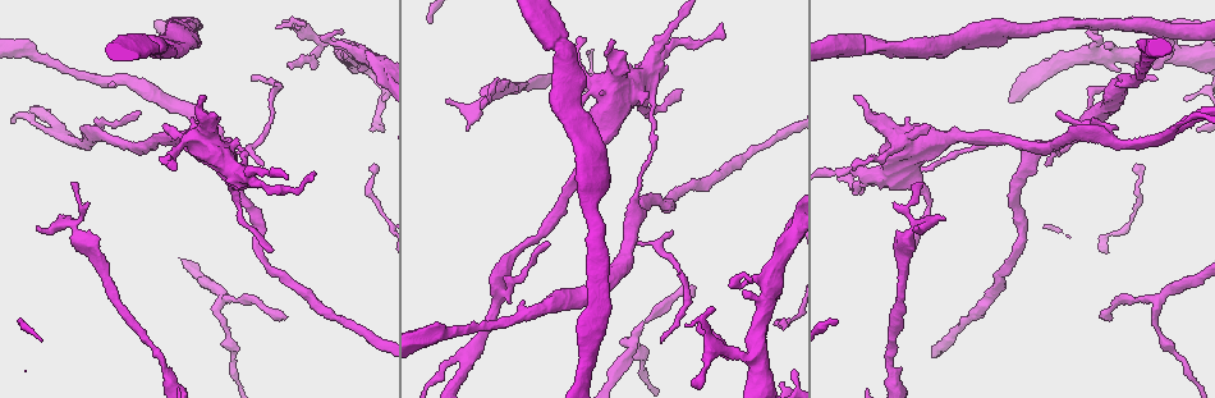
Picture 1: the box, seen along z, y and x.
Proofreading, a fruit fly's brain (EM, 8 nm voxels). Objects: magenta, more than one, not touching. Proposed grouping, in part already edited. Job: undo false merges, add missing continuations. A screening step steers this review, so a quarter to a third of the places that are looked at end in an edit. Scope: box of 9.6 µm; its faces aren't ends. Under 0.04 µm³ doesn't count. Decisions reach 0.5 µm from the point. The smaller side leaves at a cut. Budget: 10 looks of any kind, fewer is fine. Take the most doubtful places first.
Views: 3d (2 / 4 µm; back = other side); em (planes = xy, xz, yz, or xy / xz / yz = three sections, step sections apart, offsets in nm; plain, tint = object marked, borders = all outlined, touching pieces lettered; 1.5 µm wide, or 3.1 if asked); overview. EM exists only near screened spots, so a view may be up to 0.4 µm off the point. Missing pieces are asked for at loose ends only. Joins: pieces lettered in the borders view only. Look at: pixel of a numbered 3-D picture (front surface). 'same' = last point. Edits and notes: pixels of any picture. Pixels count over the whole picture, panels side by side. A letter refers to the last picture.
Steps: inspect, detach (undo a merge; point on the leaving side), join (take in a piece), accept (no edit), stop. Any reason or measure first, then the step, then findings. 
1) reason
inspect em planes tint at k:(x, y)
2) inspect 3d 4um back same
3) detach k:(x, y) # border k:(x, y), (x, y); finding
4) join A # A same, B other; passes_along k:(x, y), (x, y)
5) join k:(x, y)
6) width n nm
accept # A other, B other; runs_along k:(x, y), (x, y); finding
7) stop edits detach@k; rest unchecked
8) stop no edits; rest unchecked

inspect em planes tint at 1:(695, 287)

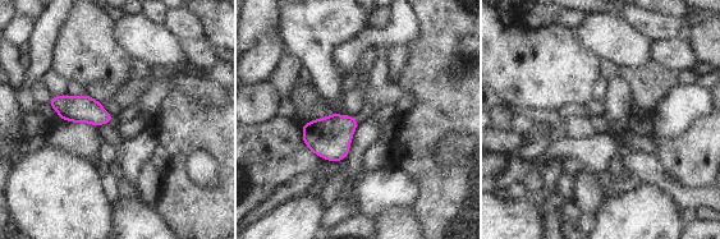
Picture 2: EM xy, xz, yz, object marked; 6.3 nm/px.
inspect em planes borders same

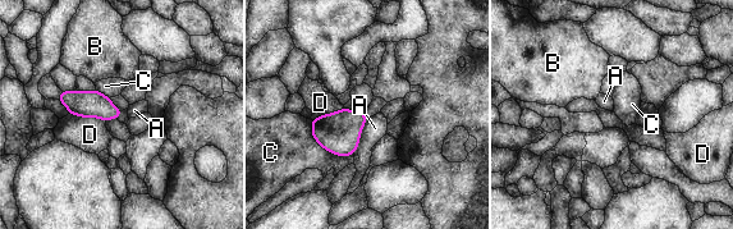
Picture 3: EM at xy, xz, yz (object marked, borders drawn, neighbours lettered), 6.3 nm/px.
width 170 nm
accept # A other, B other, C other, D other; border 3:(367, 119), (358, 147), (353, 154); no lettered piece goes on from it

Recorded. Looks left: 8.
branch stops here
inspect em planes plain at 1:(1047, 165)

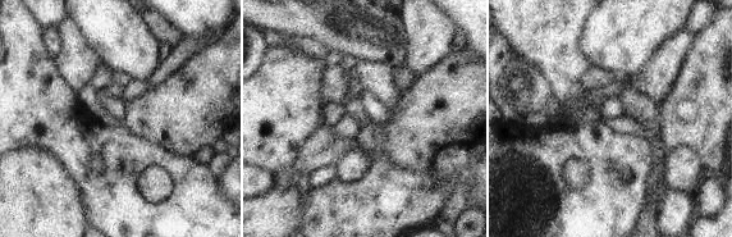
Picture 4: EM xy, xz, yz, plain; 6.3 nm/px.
inspect em planes borders same

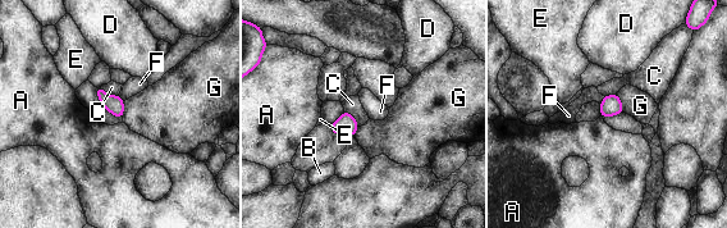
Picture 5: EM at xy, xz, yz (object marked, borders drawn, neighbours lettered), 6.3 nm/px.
accept # A other, B other, C other, D other, E other, F other, G other; border 5:(617, 92), (623, 112); none of them fits

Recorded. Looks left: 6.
free end
inspect em xy step 8 borders at 1:(697, 326)

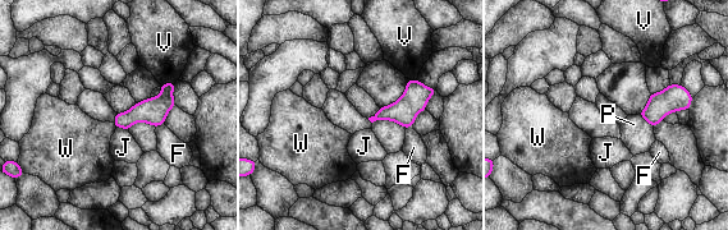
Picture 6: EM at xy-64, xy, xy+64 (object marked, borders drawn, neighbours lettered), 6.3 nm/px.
longest_contact P 220 nm
accept # F other, J other, P other, V other, W other; border 6:(113, 123), (115, 128); no lettered piece goes on from it

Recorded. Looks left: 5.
branch point
inspect em 3.1um xy step 8 tint at 1:(658, 54)

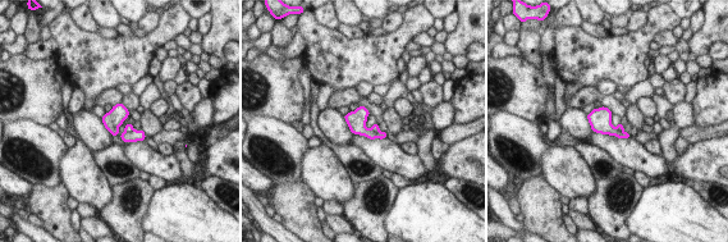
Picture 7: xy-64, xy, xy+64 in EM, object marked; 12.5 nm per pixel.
inspect em 3.1um planes borders same

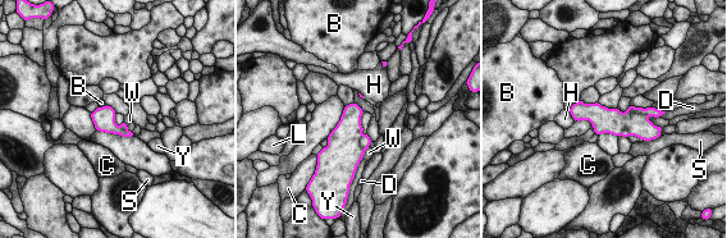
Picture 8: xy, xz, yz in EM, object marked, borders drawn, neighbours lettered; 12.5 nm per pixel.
detach 8:(649, 111) # B other, C other, D other, H other, L other, S other, W other, Y other; border 8:(627, 108), (631, 114), (647, 117); a second cell is stuck on

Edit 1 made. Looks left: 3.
inspect 3d 2um at 1:(852, 170)

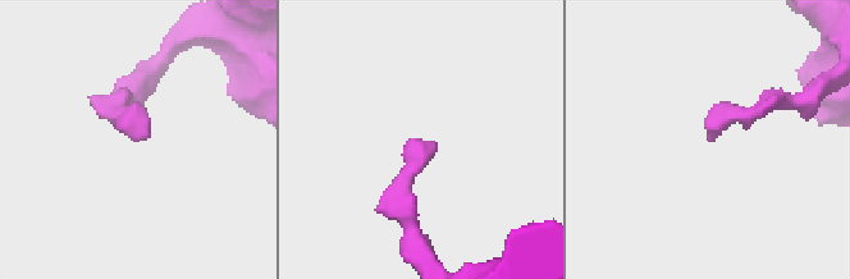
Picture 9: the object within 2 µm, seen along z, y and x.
need the tissue
inspect em planes borders at 9:(147, 137)

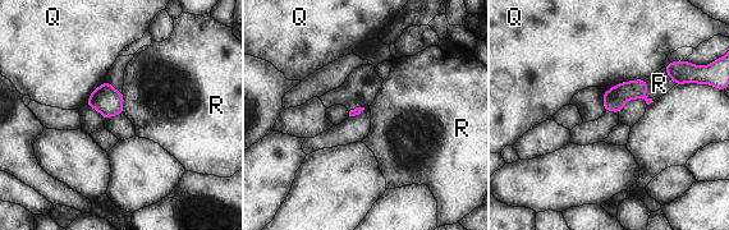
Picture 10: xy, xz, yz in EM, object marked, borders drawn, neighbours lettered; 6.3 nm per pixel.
accept # Q other, R other; border 10:(643, 79), (646, 96), (652, 101); none of them fits

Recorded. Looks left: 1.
stop edits detach@8; rest unchecked

